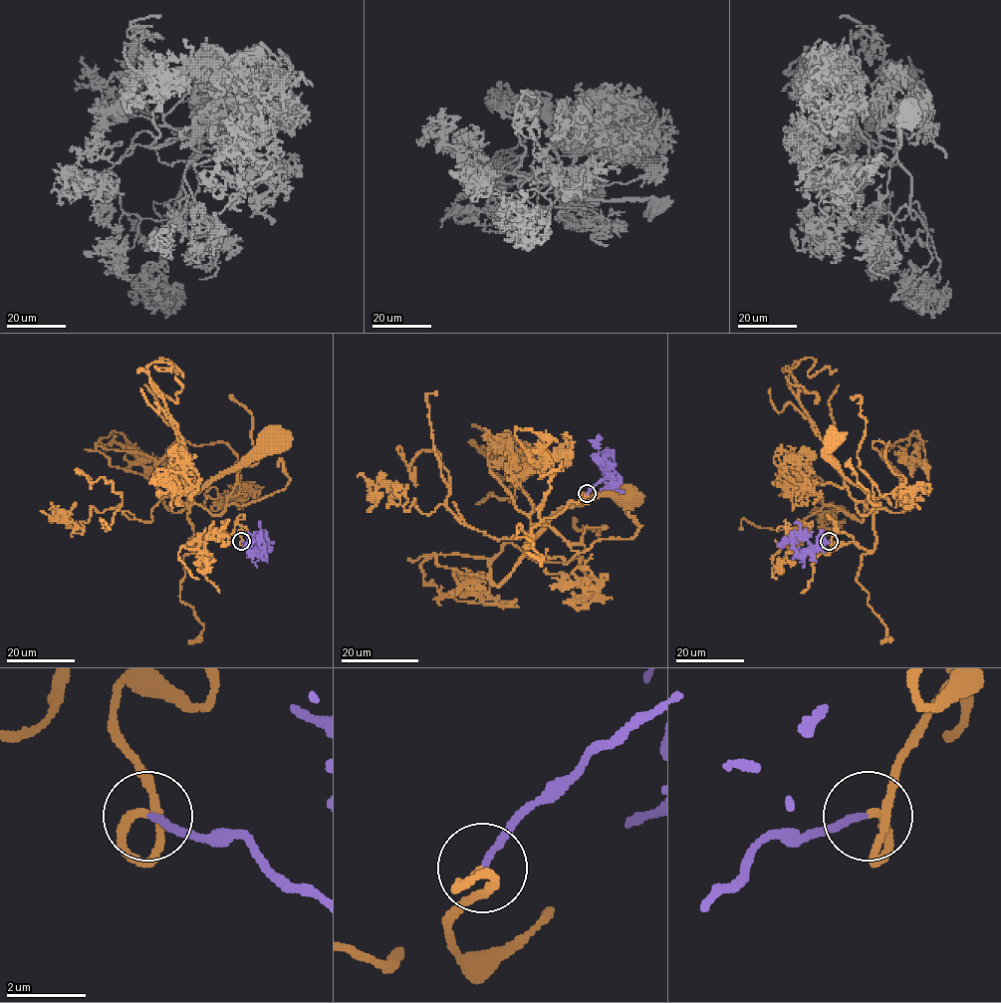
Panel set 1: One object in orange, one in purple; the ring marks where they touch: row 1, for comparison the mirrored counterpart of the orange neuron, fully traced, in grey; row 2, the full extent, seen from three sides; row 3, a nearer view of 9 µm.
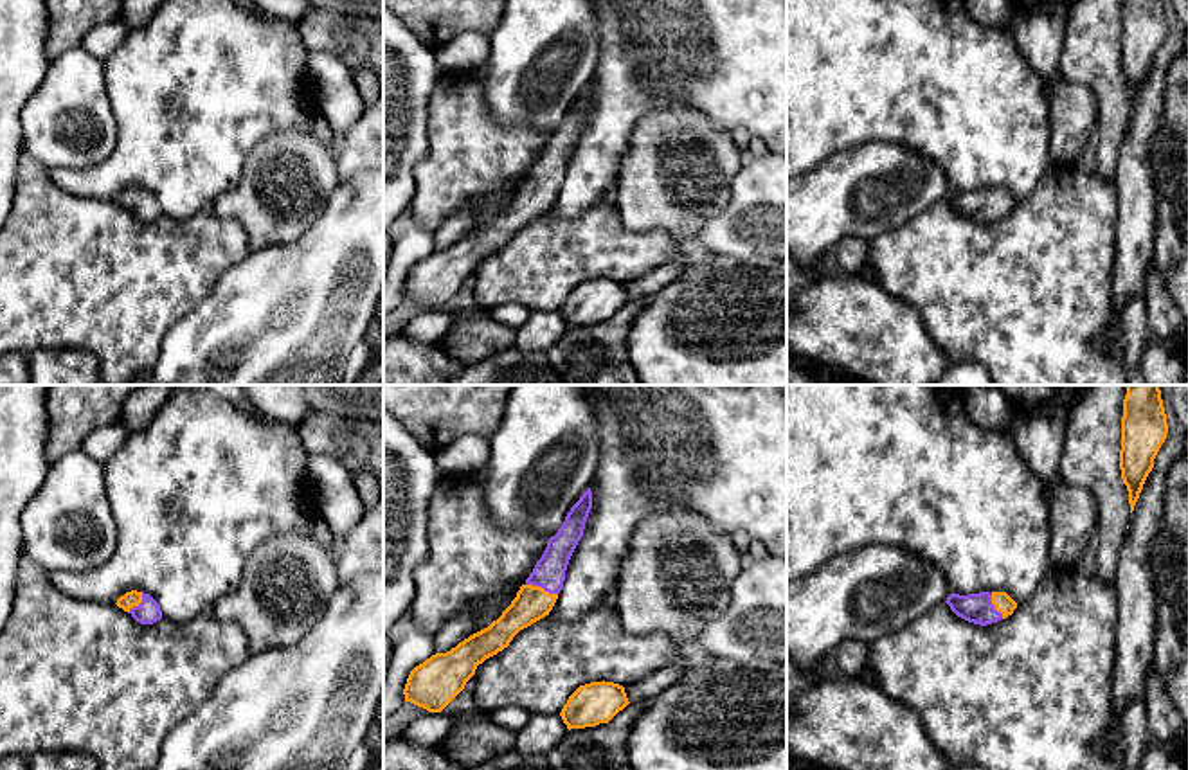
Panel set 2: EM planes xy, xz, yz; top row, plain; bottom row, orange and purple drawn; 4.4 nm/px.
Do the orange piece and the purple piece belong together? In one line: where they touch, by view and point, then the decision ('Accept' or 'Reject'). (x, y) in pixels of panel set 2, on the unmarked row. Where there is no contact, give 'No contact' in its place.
Touches orange at xz (540, 184). Accept

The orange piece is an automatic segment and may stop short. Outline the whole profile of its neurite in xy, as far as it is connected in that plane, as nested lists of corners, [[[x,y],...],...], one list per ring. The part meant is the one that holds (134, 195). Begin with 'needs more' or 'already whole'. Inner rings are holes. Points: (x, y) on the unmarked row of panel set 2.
needs more; [[[126,189],[117,196],[115,201],[128,209],[140,221],[153,221],[162,216],[158,200],[144,189]]]

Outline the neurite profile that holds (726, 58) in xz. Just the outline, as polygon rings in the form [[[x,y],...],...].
[[[590,0],[596,11],[599,27],[599,59],[590,79],[592,106],[585,119],[583,133],[578,139],[567,167],[565,178],[558,191],[558,196],[549,209],[551,216],[572,219],[601,201],[605,194],[616,189],[619,178],[619,167],[626,155],[632,130],[637,121],[661,106],[666,104],[689,104],[700,113],[707,115],[709,121],[722,131],[731,133],[734,128],[745,128],[752,137],[760,137],[769,151],[787,155],[787,0]]]

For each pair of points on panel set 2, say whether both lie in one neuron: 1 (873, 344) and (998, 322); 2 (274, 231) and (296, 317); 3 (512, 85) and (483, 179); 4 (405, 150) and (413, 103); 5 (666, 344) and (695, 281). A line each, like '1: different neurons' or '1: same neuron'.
1: different neurons
2: different neurons
3: different neurons
4: same neuron
5: same neuron

